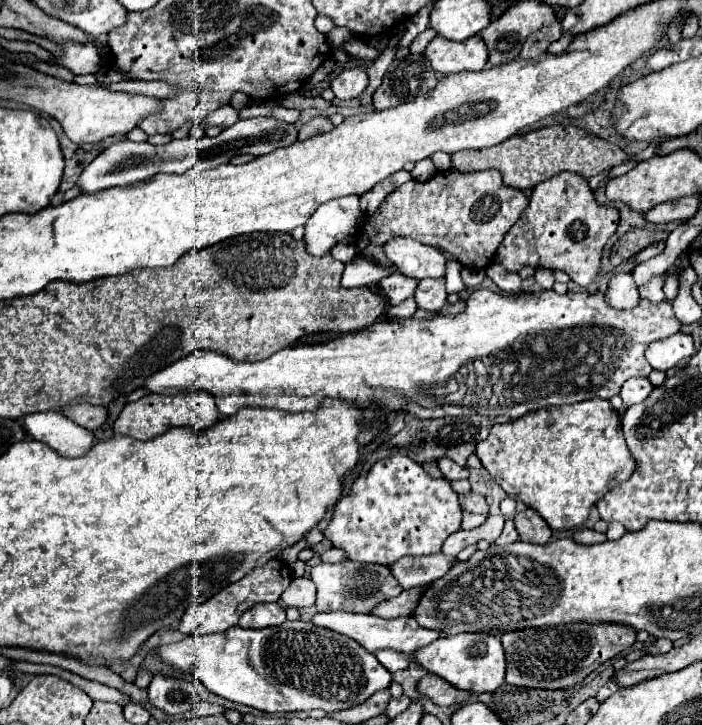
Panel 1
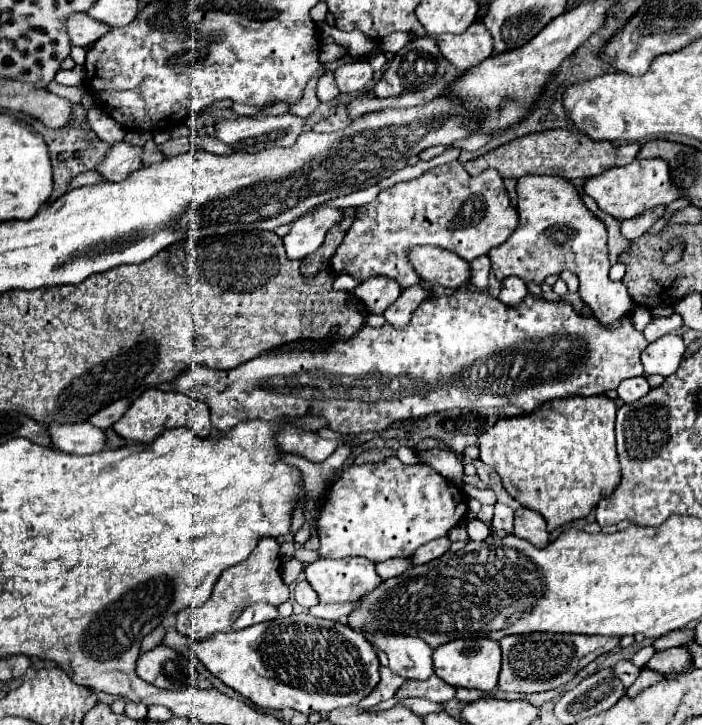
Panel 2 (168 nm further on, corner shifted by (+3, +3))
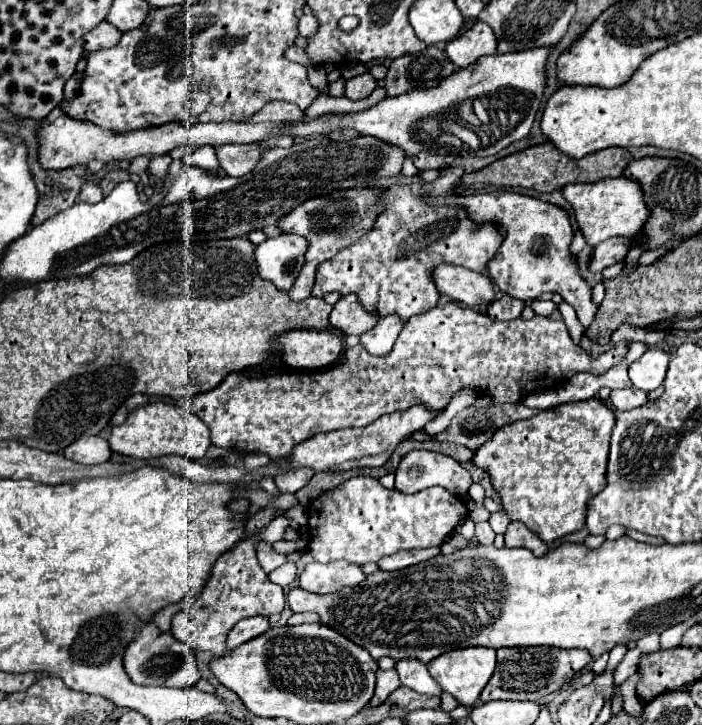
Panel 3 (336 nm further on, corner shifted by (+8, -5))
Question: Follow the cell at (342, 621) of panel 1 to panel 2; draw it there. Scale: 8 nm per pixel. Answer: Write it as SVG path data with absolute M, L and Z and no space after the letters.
M365 634L371 644L389 656L389 668L405 680L427 680L433 676L431 648L421 638L397 634Z

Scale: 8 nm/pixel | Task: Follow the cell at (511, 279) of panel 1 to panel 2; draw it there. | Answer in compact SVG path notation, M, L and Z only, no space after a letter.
M507 278L507 280L503 282L499 300L501 300L505 306L519 306L525 296L527 296L527 286L525 286L519 278Z

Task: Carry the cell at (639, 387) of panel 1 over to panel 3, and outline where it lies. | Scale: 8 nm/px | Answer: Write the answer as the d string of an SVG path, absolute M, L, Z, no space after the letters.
M624 388L624 390L612 390L610 392L610 402L614 404L616 410L632 410L648 402L646 392L636 390L636 388Z

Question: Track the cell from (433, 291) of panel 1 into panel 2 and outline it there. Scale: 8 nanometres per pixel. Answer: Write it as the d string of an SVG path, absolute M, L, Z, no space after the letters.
M411 286L409 290L405 290L385 312L385 320L387 324L391 324L395 330L403 330L407 328L407 324L411 322L411 316L415 312L415 308L425 302L431 294L431 290L427 290L425 286Z

